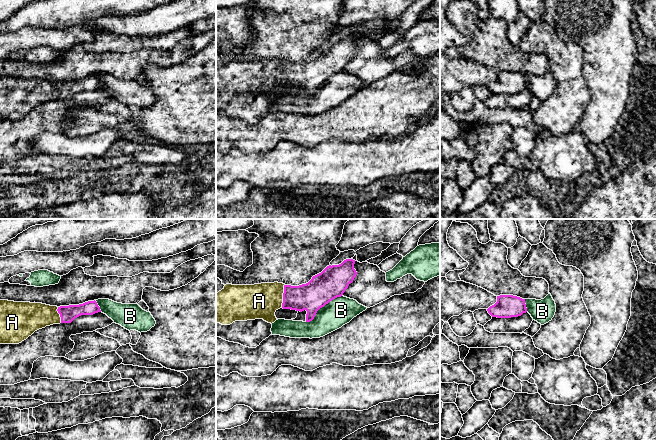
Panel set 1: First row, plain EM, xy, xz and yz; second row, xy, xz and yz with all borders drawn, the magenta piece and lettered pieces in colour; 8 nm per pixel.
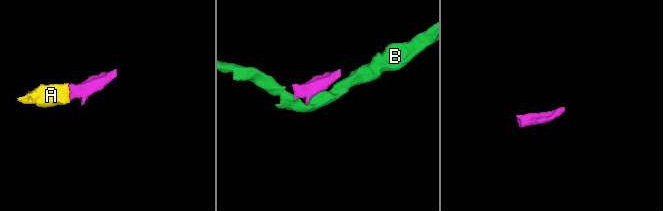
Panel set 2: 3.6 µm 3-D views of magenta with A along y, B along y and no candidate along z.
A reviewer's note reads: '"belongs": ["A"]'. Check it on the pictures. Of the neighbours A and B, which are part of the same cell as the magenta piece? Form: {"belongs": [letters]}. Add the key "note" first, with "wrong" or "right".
{"note": "right", "belongs": ["A"]}

